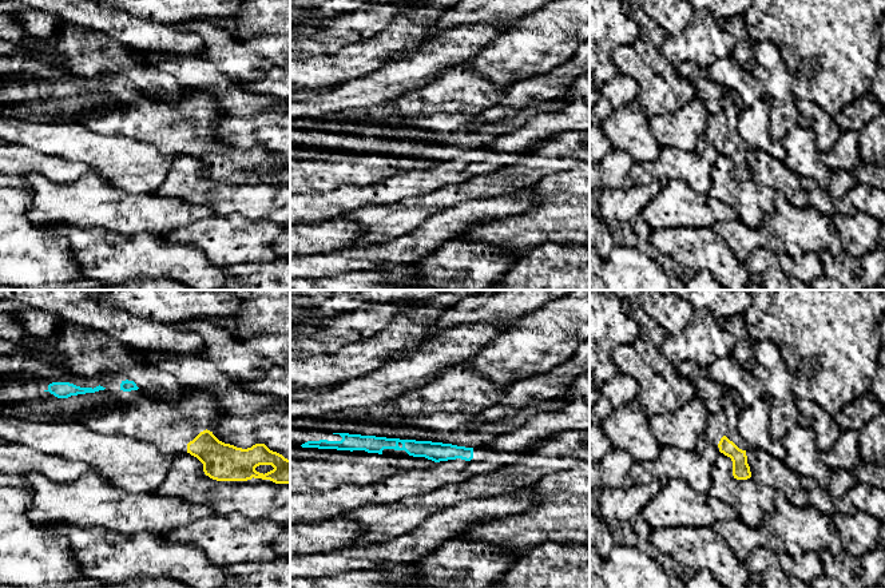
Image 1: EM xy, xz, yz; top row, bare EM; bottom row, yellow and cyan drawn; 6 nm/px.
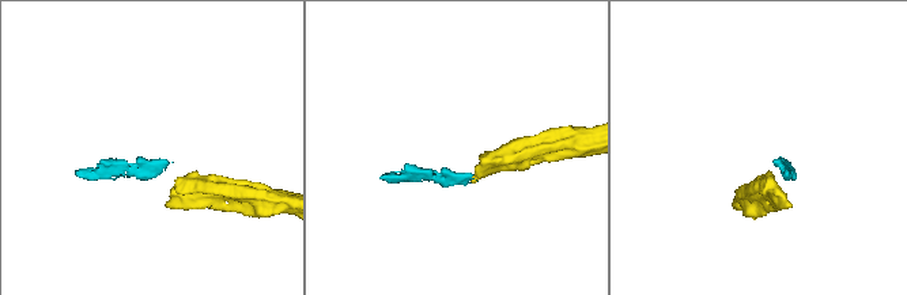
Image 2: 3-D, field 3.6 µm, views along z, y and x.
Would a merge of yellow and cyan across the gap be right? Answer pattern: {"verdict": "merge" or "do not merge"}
{"verdict": "merge"}

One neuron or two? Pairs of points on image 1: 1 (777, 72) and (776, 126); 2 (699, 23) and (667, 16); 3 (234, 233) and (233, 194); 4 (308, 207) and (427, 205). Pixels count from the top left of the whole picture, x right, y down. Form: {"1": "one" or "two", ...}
{"1": "one", "2": "two", "3": "two", "4": "two"}

